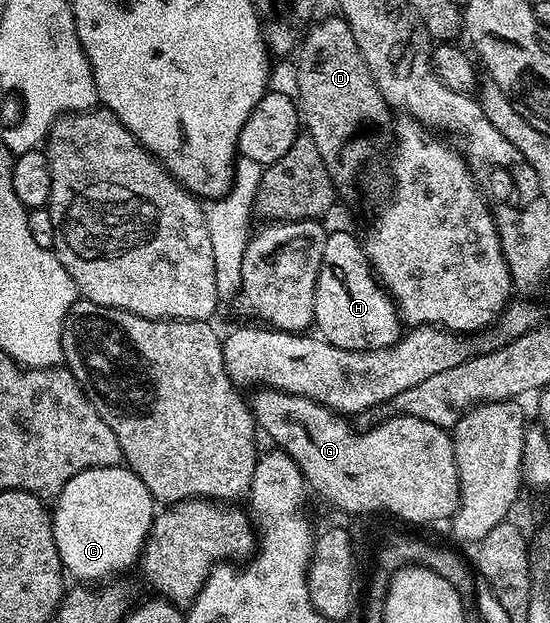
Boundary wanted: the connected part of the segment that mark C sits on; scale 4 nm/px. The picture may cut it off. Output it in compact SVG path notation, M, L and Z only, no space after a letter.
M105 466L81 470L81 474L65 482L54 504L51 529L59 561L68 577L76 576L79 582L99 582L110 572L123 572L140 563L157 505L145 482L130 468Z

